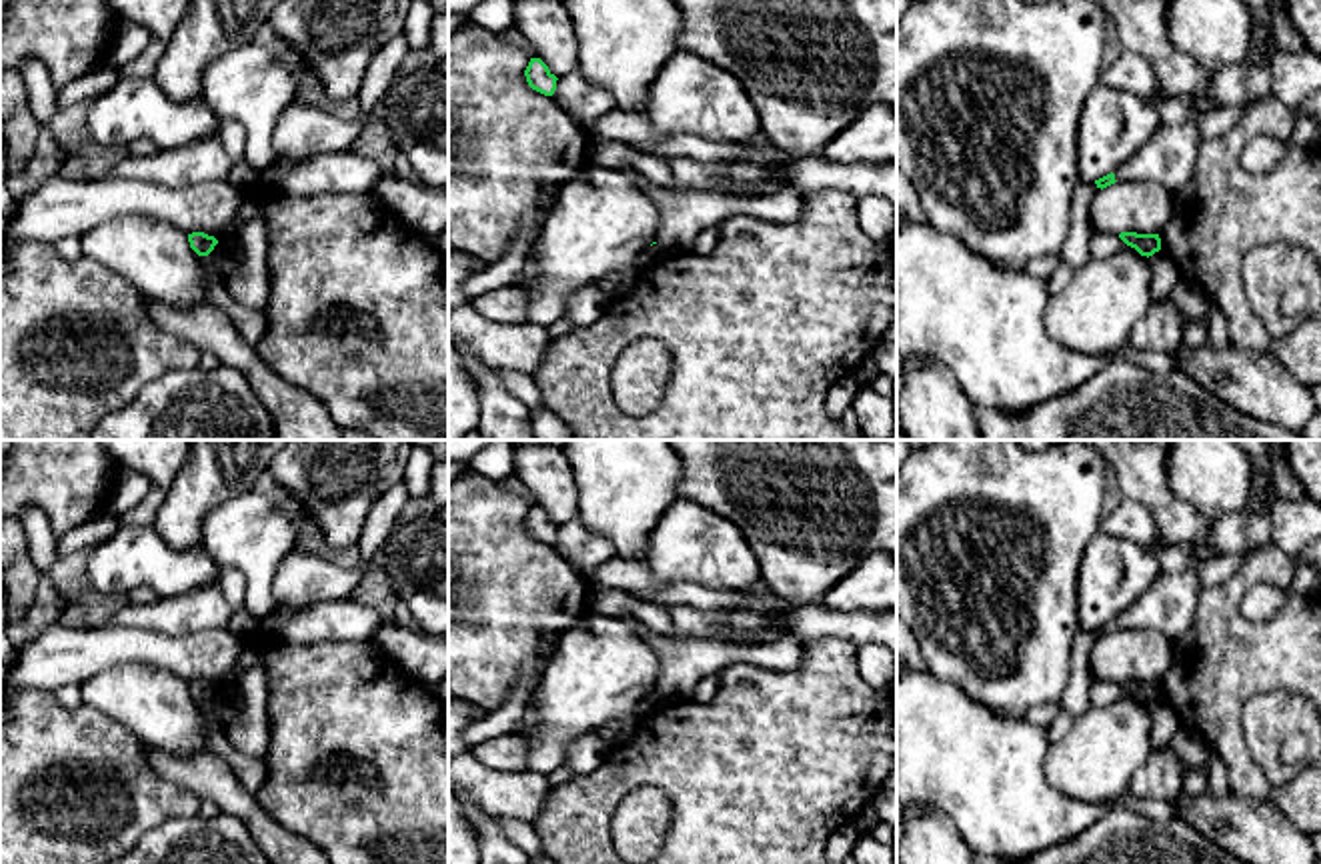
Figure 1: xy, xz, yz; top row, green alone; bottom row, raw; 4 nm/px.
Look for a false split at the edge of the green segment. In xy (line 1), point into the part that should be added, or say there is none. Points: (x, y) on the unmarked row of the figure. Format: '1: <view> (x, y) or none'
1: none

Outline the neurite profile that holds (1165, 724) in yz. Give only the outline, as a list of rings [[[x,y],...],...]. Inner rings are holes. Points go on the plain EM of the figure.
[[[1163,698],[1149,704],[1149,712],[1153,720],[1151,732],[1153,750],[1169,746],[1175,734],[1183,728],[1181,720]]]

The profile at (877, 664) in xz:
[[[865,644],[857,650],[857,668],[875,688],[897,688],[897,652],[883,644]]]

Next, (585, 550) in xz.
[[[578,516],[556,528],[556,538],[550,546],[586,580],[602,562],[614,556],[614,546],[590,532]]]

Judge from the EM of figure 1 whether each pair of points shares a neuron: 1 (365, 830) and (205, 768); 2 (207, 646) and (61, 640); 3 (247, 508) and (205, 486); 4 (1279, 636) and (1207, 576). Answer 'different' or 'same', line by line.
1: different
2: same
3: different
4: different

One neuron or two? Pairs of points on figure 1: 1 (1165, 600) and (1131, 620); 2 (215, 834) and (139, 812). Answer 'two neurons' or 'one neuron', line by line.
1: one neuron
2: two neurons

